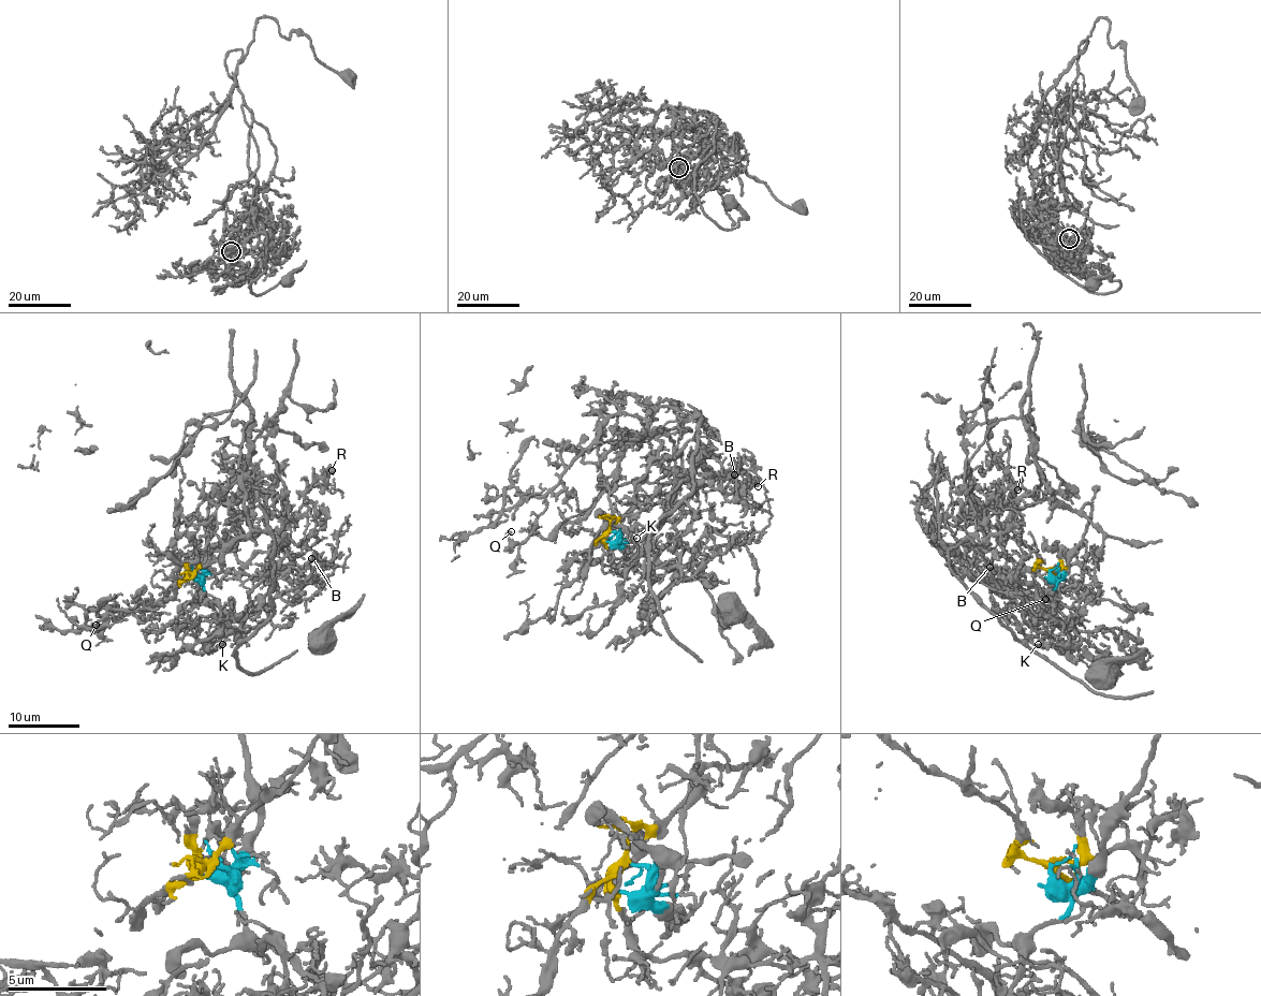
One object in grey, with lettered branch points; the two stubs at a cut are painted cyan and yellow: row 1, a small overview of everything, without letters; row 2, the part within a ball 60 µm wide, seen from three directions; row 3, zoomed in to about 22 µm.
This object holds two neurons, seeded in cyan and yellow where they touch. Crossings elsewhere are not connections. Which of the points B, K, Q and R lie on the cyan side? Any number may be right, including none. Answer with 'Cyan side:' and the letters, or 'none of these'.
Cyan side: none of these

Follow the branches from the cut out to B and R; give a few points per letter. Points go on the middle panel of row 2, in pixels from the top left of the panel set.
B: (611, 530), (656, 458), (691, 440), (703, 455), (697, 480), (714, 488), (735, 474)
R: (611, 530), (654, 460), (692, 440), (704, 451), (695, 489), (739, 469), (758, 486)

